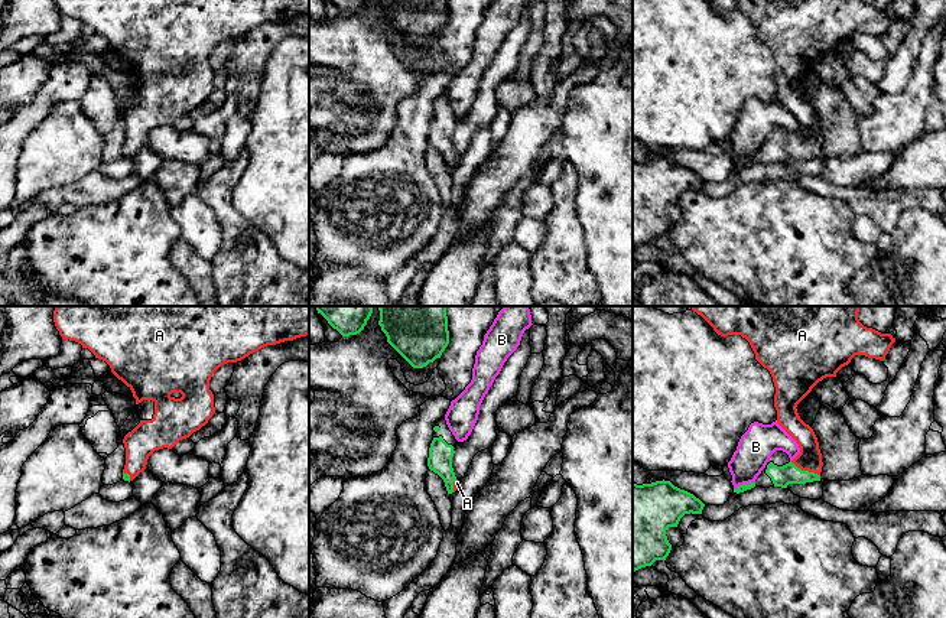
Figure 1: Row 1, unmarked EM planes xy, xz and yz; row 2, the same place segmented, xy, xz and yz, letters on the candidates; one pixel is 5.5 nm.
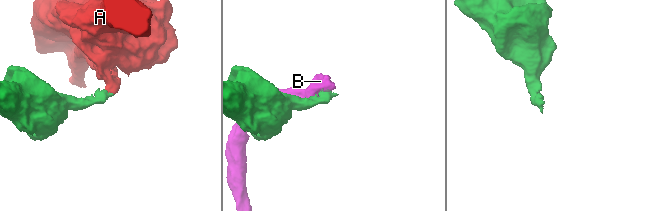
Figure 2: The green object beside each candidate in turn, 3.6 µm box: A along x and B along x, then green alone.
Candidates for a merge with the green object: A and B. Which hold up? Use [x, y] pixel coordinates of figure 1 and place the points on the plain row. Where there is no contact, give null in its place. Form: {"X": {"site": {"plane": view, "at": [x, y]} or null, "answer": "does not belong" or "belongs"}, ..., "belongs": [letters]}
{"A": {"site": {"plane": "yz", "at": [806, 148]}, "answer": "belongs"}, "B": {"site": {"plane": "yz", "at": [744, 160]}, "answer": "does not belong"}, "belongs": ["A"]}

